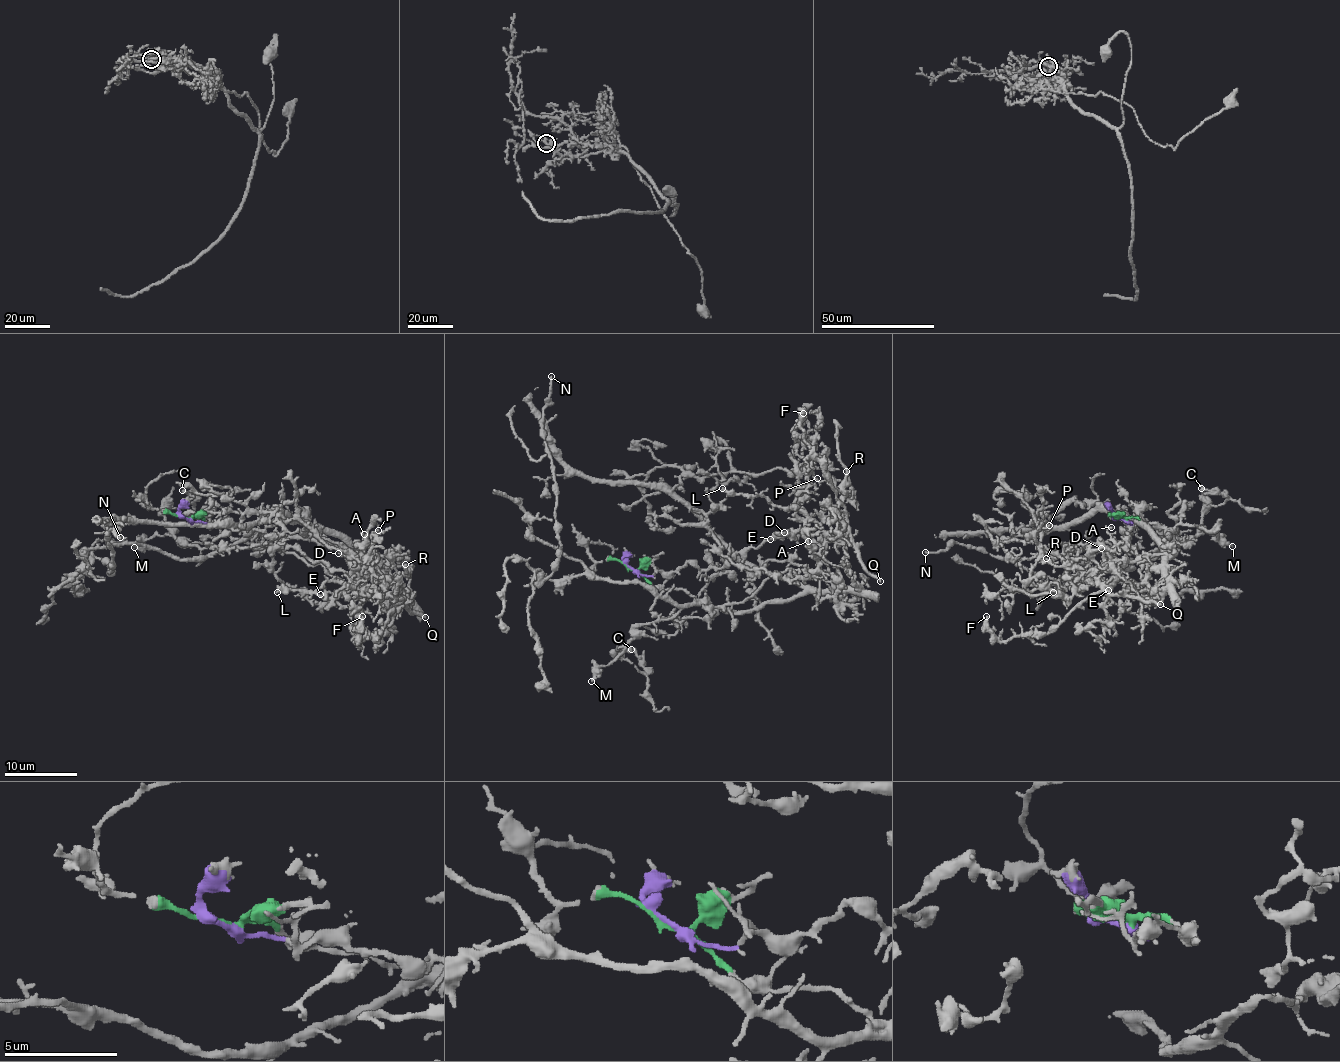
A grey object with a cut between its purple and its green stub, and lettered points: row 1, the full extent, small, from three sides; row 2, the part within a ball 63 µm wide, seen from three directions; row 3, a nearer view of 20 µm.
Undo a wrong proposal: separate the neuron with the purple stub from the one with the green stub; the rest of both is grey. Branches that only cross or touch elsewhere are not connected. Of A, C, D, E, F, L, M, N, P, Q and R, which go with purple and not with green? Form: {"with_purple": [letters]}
{"with_purple": ["A", "D", "E", "F", "L", "P", "Q", "R"]}

